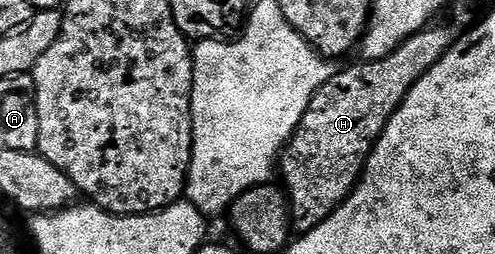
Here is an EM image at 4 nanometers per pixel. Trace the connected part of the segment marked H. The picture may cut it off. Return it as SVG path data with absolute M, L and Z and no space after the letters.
M428 26L411 35L404 44L399 45L383 60L367 60L362 62L363 64L355 64L352 68L345 69L344 72L336 71L329 78L329 82L325 82L321 90L317 90L317 94L309 102L301 122L281 153L281 176L283 172L281 184L289 201L296 233L302 234L313 230L341 207L343 201L351 195L355 185L359 183L363 167L367 165L369 154L374 150L375 143L385 130L389 118L393 118L393 114L401 106L401 102L413 85L449 51L453 35L451 36L447 28L435 27Z

